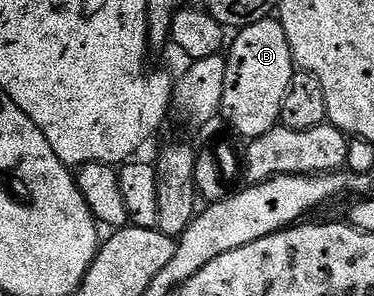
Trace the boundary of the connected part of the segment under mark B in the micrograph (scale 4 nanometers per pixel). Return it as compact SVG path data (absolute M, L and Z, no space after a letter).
M277 18L253 22L238 29L225 52L225 86L221 94L221 116L235 132L246 138L265 134L279 124L285 90L297 71L289 50L289 38Z

